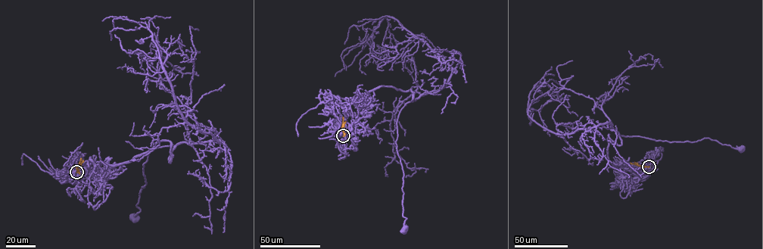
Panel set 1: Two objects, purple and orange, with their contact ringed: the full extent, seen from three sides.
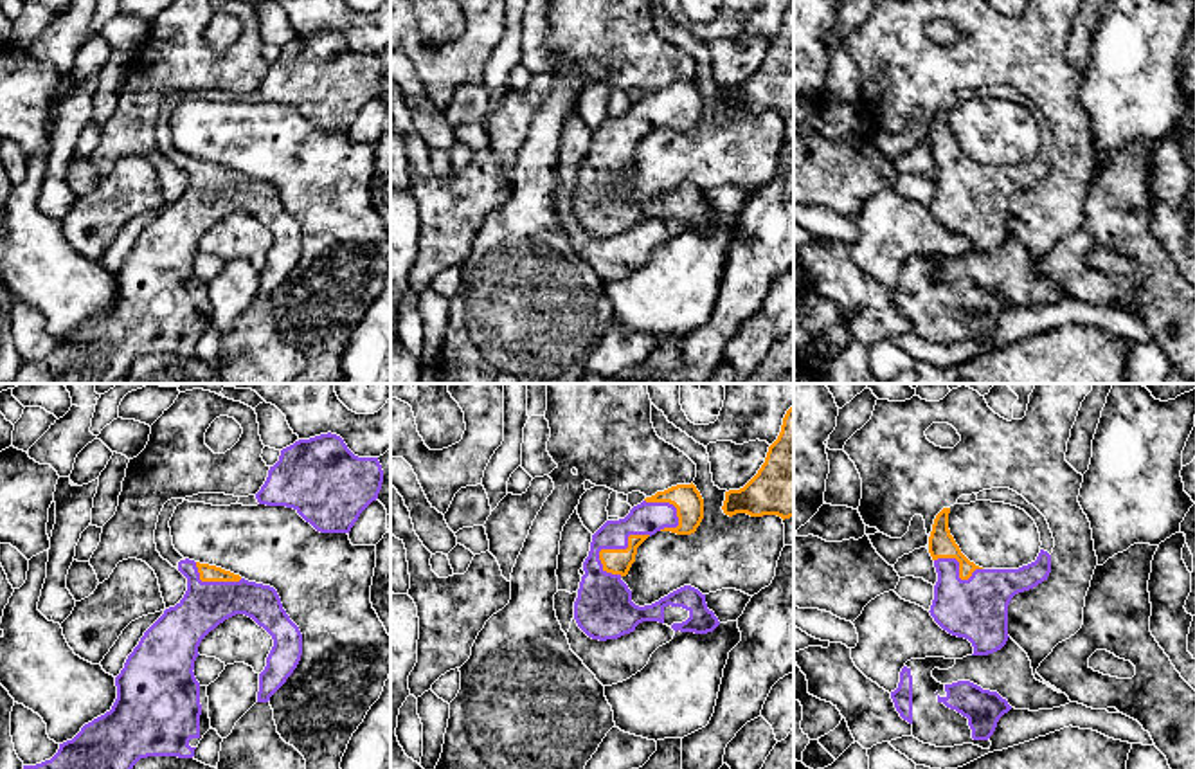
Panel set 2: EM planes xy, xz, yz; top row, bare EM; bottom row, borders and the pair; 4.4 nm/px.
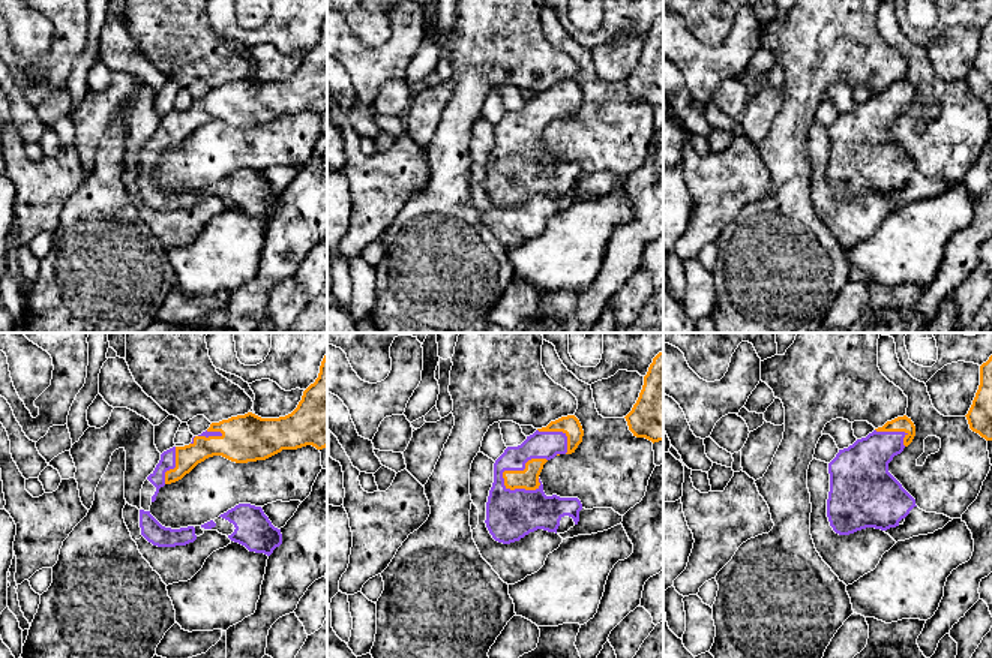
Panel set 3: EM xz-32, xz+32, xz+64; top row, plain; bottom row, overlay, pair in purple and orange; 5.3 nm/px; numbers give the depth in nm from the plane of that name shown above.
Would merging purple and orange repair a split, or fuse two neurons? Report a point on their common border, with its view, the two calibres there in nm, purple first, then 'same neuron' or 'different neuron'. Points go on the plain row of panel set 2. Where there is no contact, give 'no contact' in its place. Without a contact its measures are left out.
meets purple in xz at (619, 144); 240 nm thick on the purple side, 110 nm on the other; same neuron

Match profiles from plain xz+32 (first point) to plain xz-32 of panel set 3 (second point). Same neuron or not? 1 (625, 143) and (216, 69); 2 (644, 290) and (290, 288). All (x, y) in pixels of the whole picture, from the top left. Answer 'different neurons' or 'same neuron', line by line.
1: different neurons
2: same neuron

